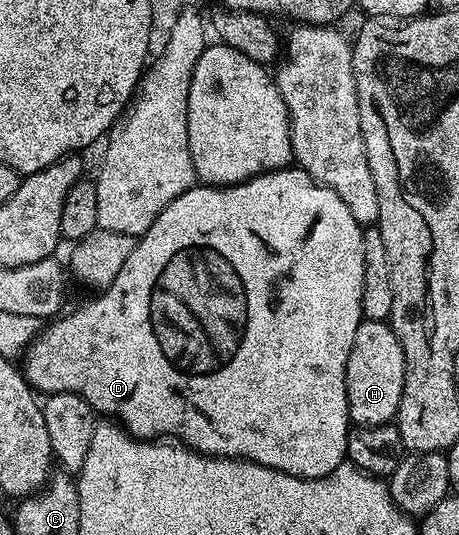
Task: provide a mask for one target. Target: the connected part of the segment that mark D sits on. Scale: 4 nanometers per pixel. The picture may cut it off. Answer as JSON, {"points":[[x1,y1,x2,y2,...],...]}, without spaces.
{"points":[[297,165,281,167,278,171,269,171,263,175,252,177,243,183,233,183,231,187,207,187,205,185,195,185,187,189,184,193,180,193,180,197,176,197,176,201,172,201,172,205,168,205,168,209,164,209,164,213,160,213,160,217,156,217,156,221,152,221,152,229,148,229,137,240,134,250,128,254,128,259,124,263,124,267,120,269,120,273,116,274,116,279,112,281,110,287,106,288,91,303,86,303,83,307,75,309,71,315,63,314,61,317,55,318,53,322,45,328,48,337,43,337,41,333,34,338,34,342,26,348,24,352,24,360,26,359,26,367,24,363,24,374,31,387,38,393,53,393,55,391,71,391,80,397,84,397,84,401,88,401,88,405,93,407,95,412,104,414,106,417,113,417,121,426,136,439,144,439,147,441,157,440,159,437,173,437,175,440,181,441,185,446,199,451,201,455,216,455,227,459,251,459,253,463,259,463,265,467,271,467,277,471,283,471,289,475,295,475,301,479,319,479,328,473,332,473,332,469,343,466,346,459,346,437,352,430,350,414,348,413,348,397,346,396,346,366,348,365,348,357,352,349,352,341,356,337,356,329,362,324,362,294,364,293,364,249,362,248,362,232,363,224,355,223,354,218,344,205,344,201,340,201,340,197,336,197,336,193,332,189,328,189,323,183,317,183,308,172,302,170]]}

